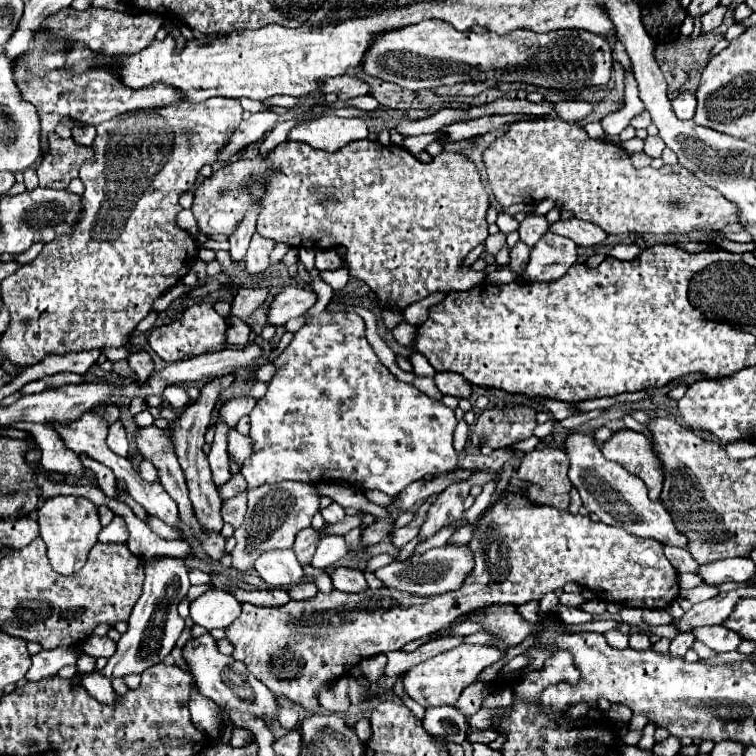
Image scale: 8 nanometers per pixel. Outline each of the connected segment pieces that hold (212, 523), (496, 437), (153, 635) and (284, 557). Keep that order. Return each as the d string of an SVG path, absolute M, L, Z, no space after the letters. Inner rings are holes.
M225 375L221 379L213 379L211 383L207 383L201 389L201 399L187 405L187 409L183 411L183 415L177 421L165 421L165 419L157 419L153 425L159 429L167 429L171 427L171 441L175 445L175 453L177 459L181 463L181 469L185 473L187 479L187 487L189 487L189 499L193 505L193 513L199 521L199 525L203 527L203 531L207 533L221 533L223 529L223 519L221 519L221 497L217 493L217 487L211 479L211 469L209 469L209 461L207 455L203 453L203 443L205 443L205 431L211 425L211 413L217 405L217 395L227 389L233 383L233 375Z
M519 405L513 409L485 409L473 425L471 443L475 447L489 445L491 449L501 449L531 437L535 425L533 407Z
M165 557L159 561L153 561L153 565L147 565L143 593L139 601L135 603L131 617L127 621L129 629L117 641L117 651L107 661L107 667L101 671L101 675L105 675L107 679L115 679L115 677L125 677L127 673L143 673L147 667L163 663L163 659L175 647L181 631L185 629L185 621L179 617L177 605L187 595L189 587L191 587L191 581L189 581L183 559Z
M291 549L259 555L255 559L255 571L273 587L293 587L303 579L303 567Z

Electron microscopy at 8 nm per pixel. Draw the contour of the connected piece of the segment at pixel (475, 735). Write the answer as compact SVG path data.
M455 705L425 709L421 723L429 735L441 737L447 743L491 743L497 739L497 733L491 729L473 729L467 715L463 715Z

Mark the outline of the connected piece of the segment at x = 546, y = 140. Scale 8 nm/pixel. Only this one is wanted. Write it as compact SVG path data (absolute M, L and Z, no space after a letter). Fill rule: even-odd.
M561 117L519 121L509 127L509 131L495 139L483 153L489 183L495 199L509 207L513 203L539 203L543 199L553 199L557 209L569 209L575 217L595 223L607 235L621 233L689 233L695 229L721 231L725 225L737 221L737 207L727 203L719 191L701 183L691 171L683 169L679 163L663 165L661 169L645 167L635 169L629 155L613 143L591 139L583 127L565 123Z

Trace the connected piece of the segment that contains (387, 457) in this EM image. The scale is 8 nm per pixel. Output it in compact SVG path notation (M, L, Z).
M323 311L317 317L311 317L291 339L289 347L273 361L275 375L267 381L267 393L263 399L257 401L257 405L251 411L251 437L253 437L253 447L255 451L251 453L251 459L247 459L245 467L241 473L245 473L245 481L249 487L259 487L263 483L279 483L279 481L303 481L303 483L327 483L327 481L337 481L337 483L347 483L355 485L361 491L369 489L379 489L387 495L399 495L409 483L419 481L427 475L443 475L447 471L453 471L457 467L457 451L453 449L453 431L457 427L457 419L453 415L453 409L445 407L441 401L429 399L423 395L415 385L399 381L395 375L389 373L387 367L381 365L377 359L373 347L365 339L365 323L357 313L351 311Z

